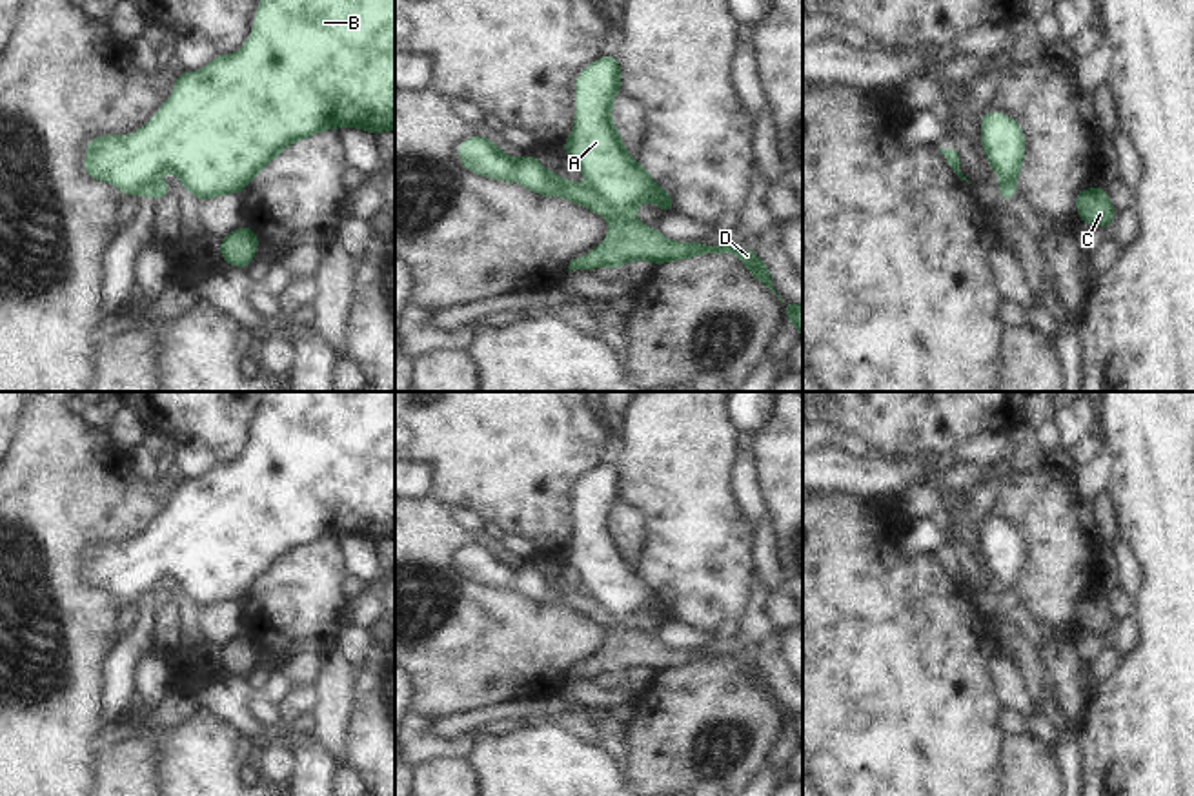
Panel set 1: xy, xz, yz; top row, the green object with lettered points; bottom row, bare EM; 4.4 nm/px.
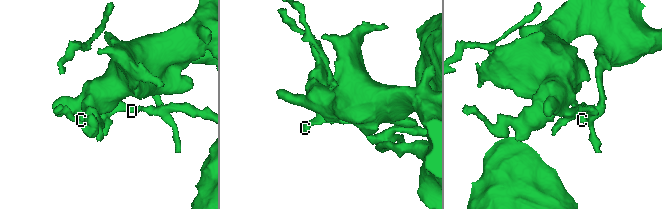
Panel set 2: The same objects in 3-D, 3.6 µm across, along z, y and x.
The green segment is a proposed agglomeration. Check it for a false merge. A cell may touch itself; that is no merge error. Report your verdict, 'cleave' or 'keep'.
cleave

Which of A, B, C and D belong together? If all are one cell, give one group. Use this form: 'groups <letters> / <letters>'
groups A B / C D

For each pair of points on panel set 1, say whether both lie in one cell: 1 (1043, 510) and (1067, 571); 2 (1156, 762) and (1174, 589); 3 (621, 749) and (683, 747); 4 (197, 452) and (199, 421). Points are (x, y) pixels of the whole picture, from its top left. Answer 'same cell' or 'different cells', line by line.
1: same cell
2: same cell
3: different cells
4: different cells

